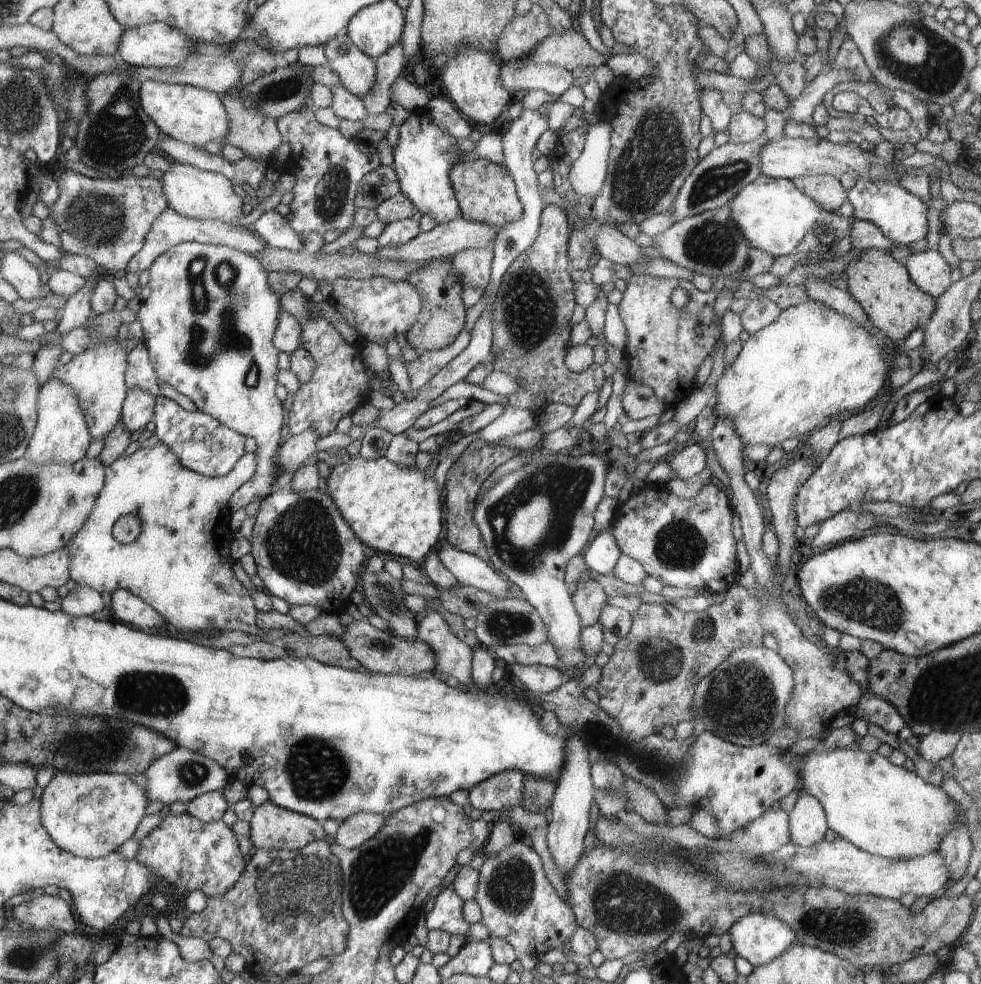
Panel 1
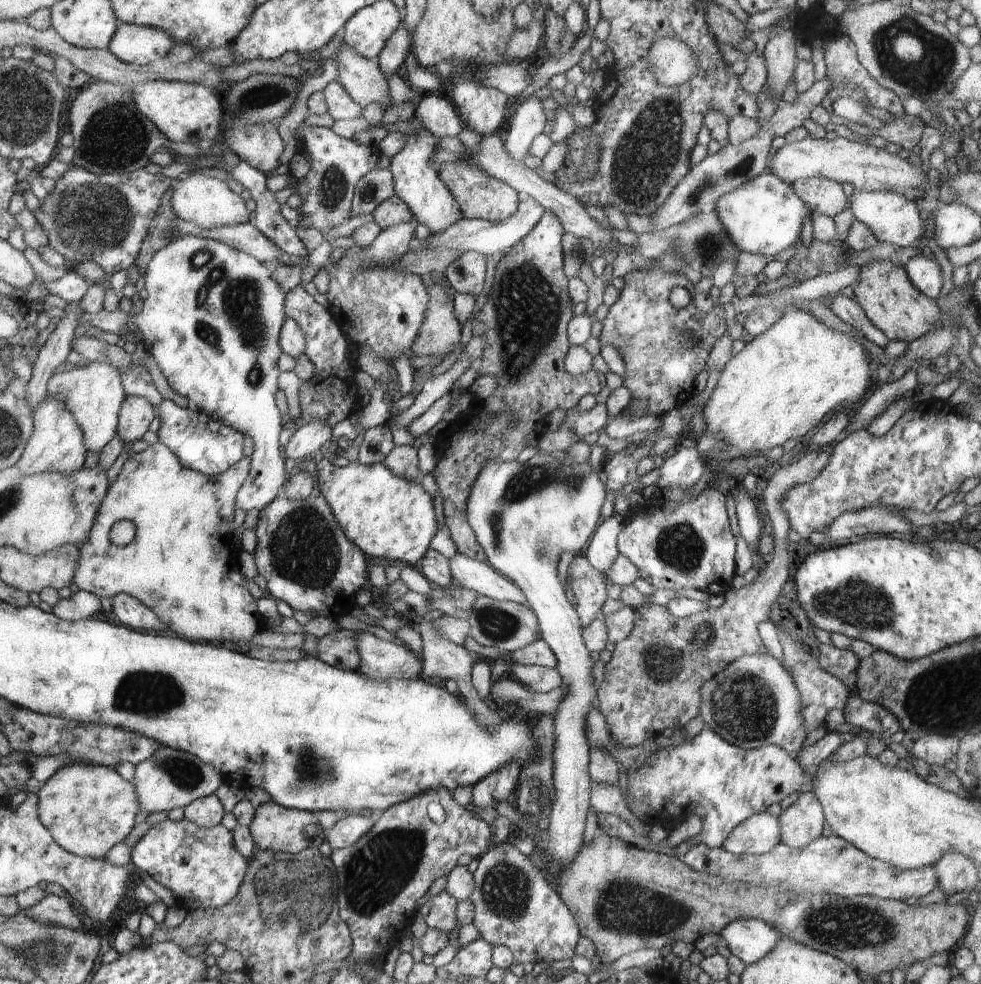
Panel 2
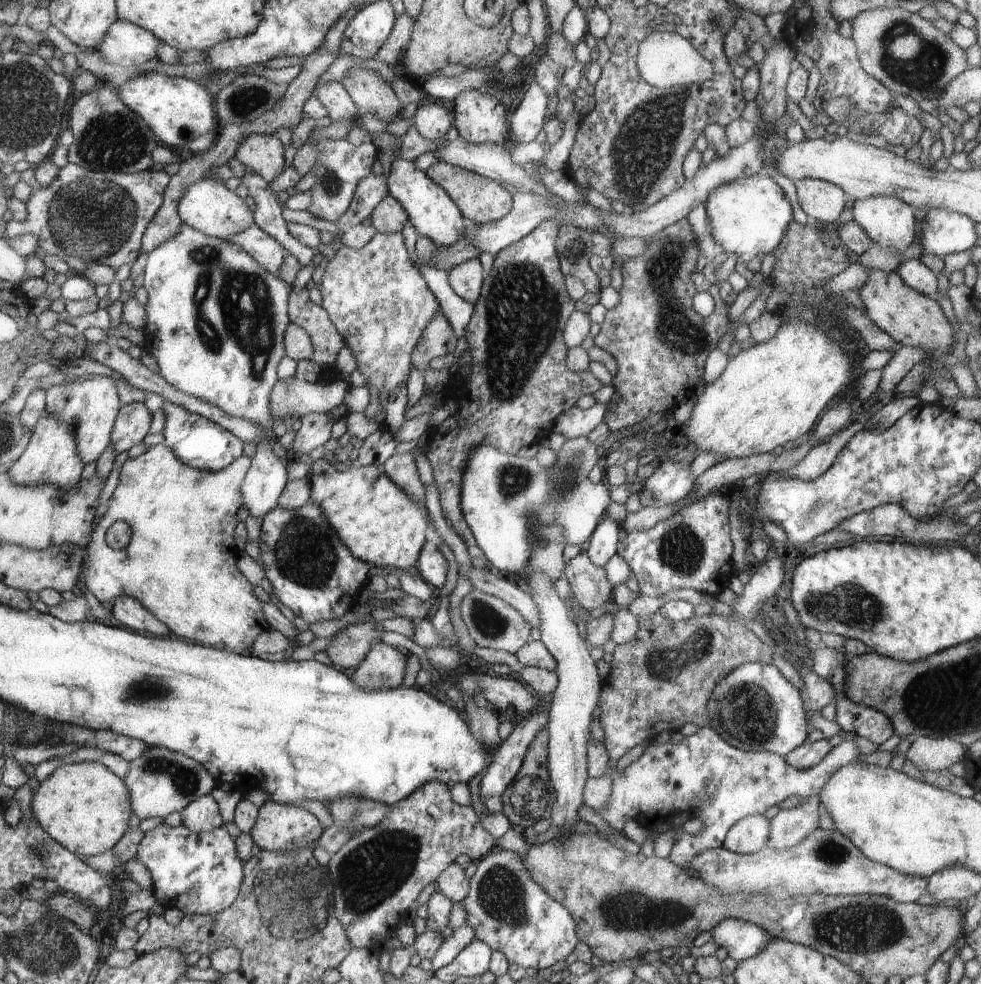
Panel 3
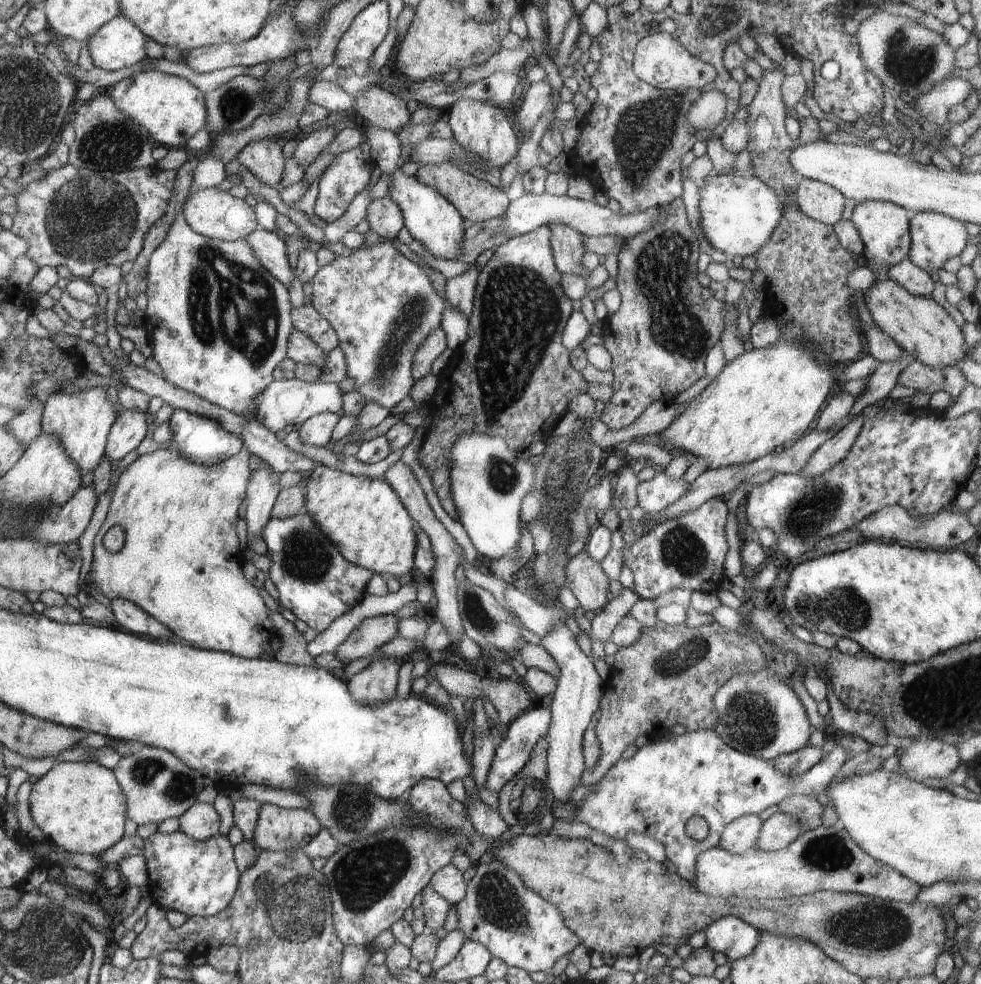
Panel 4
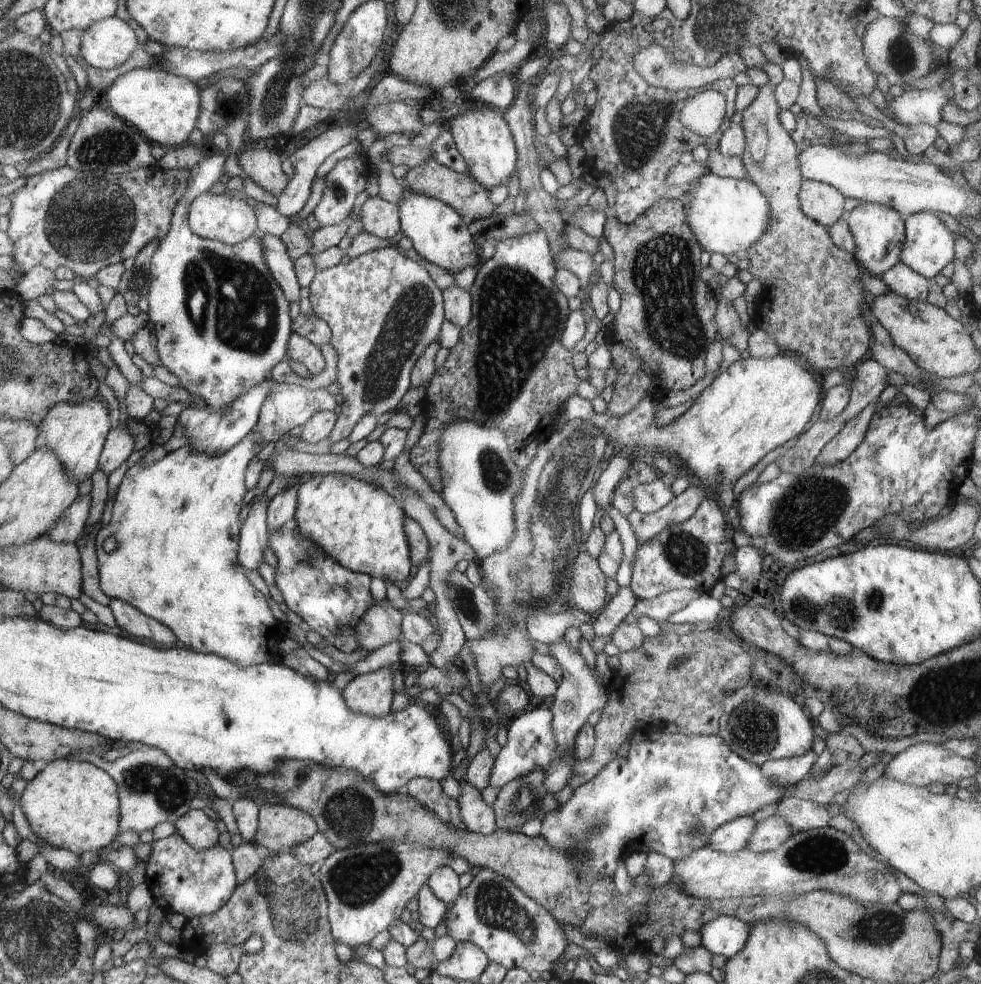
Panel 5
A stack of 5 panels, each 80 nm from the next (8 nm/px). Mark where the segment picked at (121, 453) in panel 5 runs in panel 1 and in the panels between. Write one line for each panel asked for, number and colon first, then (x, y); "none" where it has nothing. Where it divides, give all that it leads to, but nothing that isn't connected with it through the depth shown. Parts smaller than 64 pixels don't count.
1: (139, 407)
2: (137, 413)
3: (133, 423)
4: (131, 428)

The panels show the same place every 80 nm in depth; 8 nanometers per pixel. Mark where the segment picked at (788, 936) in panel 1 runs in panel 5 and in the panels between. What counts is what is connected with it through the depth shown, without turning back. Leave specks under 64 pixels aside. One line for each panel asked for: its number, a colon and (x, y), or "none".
2: (749, 940)
3: (742, 940)
4: (729, 935)
5: (726, 935)

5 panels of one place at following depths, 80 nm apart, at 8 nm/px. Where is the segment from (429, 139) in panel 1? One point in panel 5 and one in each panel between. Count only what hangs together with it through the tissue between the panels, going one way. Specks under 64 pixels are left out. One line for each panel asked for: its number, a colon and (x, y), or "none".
2: (417, 180)
3: (433, 213)
4: (430, 218)
5: (436, 230)

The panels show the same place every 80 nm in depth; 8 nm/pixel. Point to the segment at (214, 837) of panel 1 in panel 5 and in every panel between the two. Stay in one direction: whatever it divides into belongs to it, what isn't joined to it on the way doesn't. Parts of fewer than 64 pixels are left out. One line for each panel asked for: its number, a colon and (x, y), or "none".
2: (204, 864)
3: (201, 873)
4: (195, 877)
5: (185, 880)

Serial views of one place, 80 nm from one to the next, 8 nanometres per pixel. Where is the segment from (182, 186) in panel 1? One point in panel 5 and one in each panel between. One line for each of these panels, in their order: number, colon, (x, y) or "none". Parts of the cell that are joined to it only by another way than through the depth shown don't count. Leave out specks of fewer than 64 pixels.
2: (206, 201)
3: (208, 207)
4: (217, 215)
5: (212, 216)

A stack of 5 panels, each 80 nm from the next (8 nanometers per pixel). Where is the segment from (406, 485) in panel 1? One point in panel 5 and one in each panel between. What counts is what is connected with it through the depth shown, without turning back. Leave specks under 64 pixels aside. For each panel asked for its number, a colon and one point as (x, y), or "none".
2: (388, 517)
3: (381, 523)
4: (364, 517)
5: (362, 525)

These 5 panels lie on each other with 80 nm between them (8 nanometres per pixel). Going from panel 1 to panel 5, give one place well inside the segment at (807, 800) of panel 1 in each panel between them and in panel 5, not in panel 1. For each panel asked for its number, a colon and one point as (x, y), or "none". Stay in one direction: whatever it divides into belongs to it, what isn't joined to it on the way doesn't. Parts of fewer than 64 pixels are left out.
2: (800, 824)
3: (789, 827)
4: (780, 830)
5: (770, 834)

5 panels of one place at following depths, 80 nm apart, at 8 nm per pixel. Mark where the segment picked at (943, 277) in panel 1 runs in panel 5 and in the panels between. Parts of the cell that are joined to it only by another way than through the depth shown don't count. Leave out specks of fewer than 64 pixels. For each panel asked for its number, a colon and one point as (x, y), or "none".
2: (926, 274)
3: (919, 277)
4: (917, 281)
5: (900, 278)

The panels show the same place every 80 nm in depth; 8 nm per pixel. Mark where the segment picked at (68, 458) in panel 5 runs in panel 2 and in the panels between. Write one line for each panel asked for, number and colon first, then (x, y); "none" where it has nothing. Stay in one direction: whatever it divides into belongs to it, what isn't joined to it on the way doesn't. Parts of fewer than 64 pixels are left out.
2: (94, 392)
3: (91, 406)
4: (83, 421)

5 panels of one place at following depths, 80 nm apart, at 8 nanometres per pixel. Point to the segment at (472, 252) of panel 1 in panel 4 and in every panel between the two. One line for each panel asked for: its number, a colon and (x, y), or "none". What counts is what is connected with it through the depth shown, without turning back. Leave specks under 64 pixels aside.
2: (466, 275)
3: (466, 279)
4: (460, 291)

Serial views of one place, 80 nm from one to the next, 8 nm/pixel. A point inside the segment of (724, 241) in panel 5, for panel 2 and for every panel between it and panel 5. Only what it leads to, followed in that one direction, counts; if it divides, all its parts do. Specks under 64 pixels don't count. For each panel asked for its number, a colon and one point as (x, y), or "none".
2: (764, 216)
3: (748, 217)
4: (739, 213)

